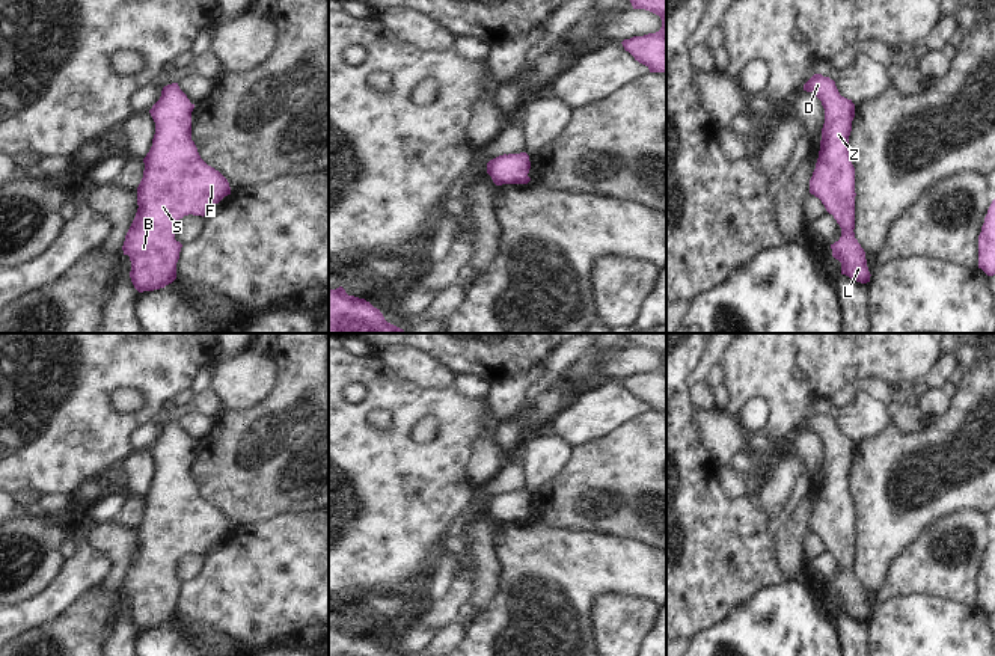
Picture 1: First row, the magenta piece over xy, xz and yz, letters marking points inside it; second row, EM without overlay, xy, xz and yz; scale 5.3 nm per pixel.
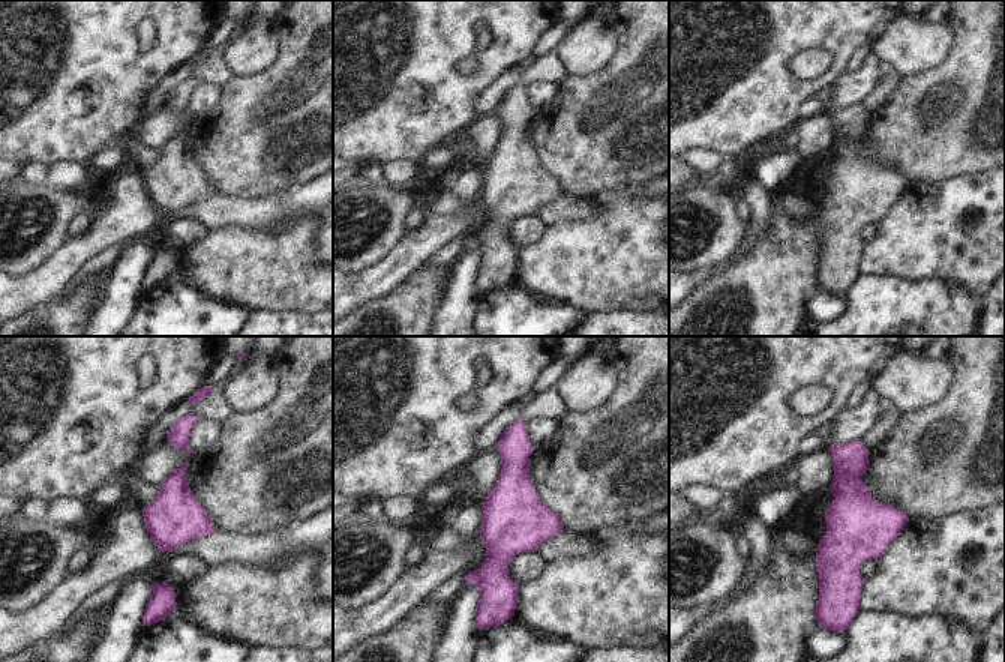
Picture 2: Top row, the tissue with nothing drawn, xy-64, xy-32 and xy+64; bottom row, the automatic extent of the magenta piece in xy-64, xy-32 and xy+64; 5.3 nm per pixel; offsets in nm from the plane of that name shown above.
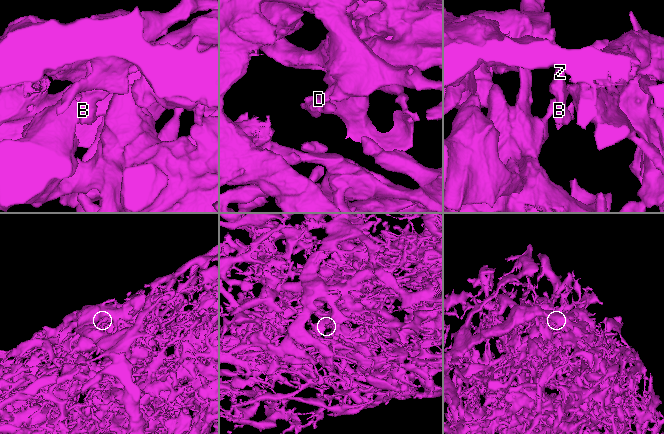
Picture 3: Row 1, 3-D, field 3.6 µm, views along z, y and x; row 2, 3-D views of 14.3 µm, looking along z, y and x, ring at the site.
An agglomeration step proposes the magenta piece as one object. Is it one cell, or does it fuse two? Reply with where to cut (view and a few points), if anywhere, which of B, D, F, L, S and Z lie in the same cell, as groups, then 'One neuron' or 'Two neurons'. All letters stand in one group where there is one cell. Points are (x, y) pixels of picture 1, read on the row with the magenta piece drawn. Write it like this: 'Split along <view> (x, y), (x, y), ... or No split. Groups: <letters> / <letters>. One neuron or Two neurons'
No split. Groups: B D F L S Z. One neuron.

